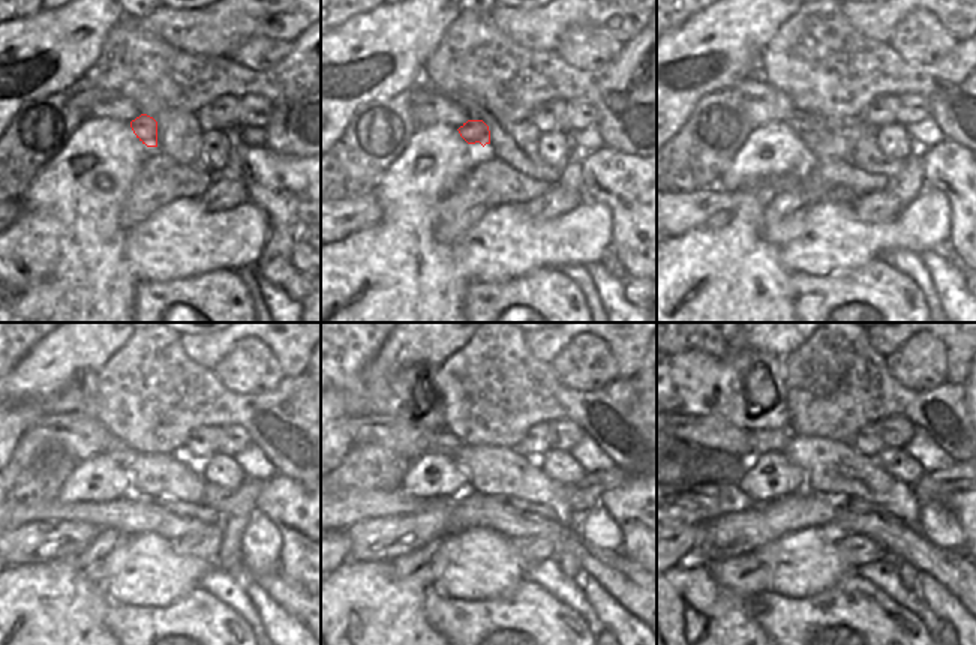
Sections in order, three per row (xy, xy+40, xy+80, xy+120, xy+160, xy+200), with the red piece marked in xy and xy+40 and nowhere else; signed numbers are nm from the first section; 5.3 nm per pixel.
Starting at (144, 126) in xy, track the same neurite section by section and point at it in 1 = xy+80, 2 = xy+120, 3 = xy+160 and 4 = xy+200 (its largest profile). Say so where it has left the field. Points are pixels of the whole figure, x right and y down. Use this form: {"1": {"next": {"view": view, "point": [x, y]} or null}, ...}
{"1": {"next": {"view": "xy+80", "point": [805, 125]}}, "2": {"next": {"view": "xy+120", "point": [125, 455]}}, "3": {"next": {"view": "xy+160", "point": [444, 441]}}, "4": {"next": {"view": "xy+200", "point": [762, 440]}}}

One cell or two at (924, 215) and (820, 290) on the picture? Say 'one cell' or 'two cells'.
two cells

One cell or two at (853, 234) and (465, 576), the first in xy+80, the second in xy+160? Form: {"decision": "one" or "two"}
{"decision": "one"}

